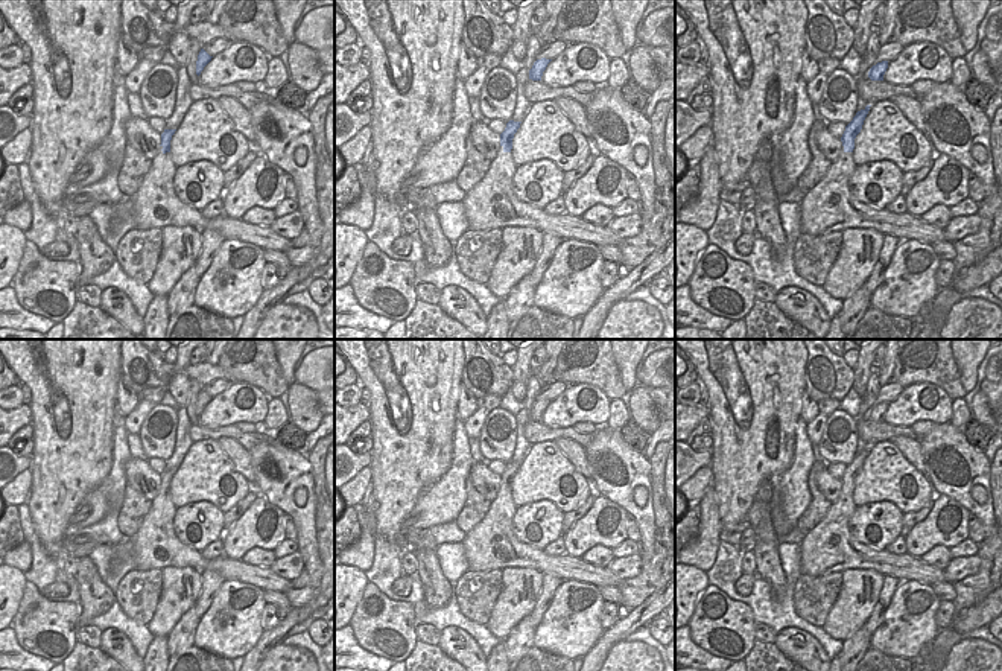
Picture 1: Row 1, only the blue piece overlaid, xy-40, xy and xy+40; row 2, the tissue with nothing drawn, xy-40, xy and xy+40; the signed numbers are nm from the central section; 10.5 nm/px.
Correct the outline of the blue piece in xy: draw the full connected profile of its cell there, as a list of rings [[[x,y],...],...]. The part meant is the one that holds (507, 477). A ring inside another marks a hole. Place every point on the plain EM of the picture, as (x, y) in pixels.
[[[509,461],[500,475],[500,488],[485,517],[462,540],[468,571],[503,571],[505,568],[531,568],[552,574],[563,581],[576,580],[596,587],[620,587],[625,580],[608,568],[601,568],[582,558],[547,555],[544,551],[520,542],[512,531],[515,504],[512,502],[512,479],[522,463]]]

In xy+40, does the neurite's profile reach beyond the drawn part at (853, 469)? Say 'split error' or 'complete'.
split error

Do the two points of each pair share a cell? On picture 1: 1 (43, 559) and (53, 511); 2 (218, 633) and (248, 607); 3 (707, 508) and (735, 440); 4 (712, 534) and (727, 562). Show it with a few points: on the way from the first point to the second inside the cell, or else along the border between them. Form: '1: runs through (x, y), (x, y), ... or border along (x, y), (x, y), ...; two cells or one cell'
1: border along (31, 518), (34, 533), (41, 546), (60, 566); two cells
2: runs through (225, 629), (240, 613); one cell
3: border along (712, 486), (722, 527); two cells
4: border along (721, 539), (716, 548), (716, 559), (706, 572); two cells

